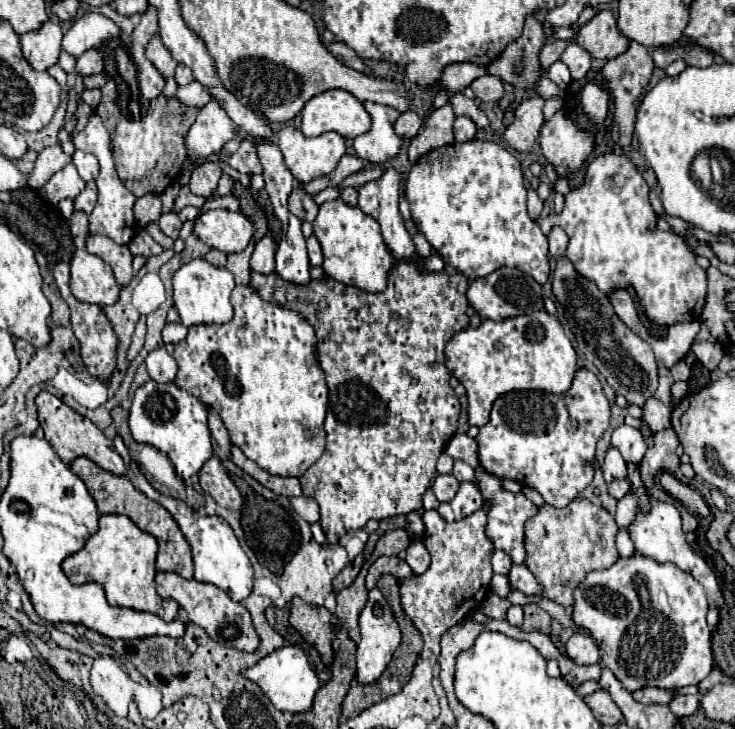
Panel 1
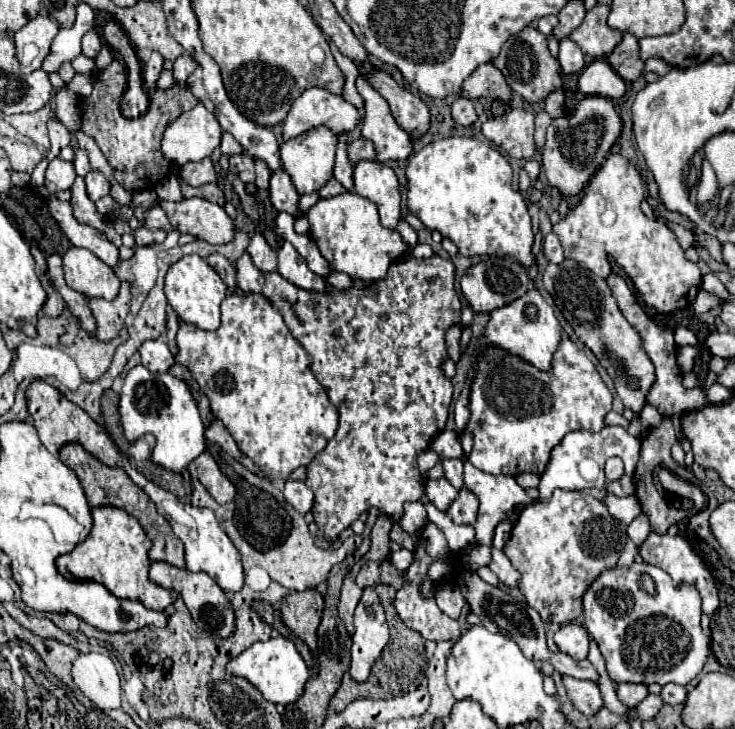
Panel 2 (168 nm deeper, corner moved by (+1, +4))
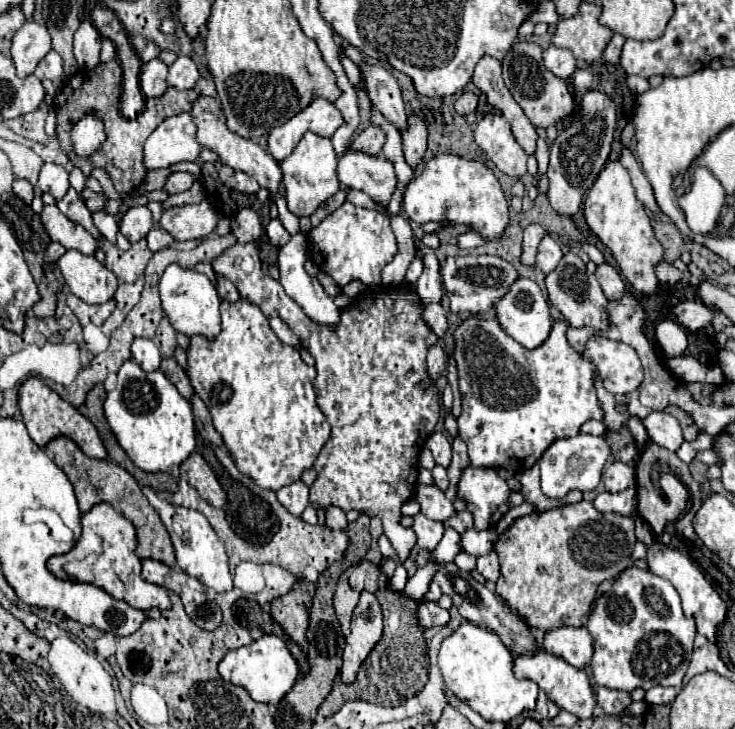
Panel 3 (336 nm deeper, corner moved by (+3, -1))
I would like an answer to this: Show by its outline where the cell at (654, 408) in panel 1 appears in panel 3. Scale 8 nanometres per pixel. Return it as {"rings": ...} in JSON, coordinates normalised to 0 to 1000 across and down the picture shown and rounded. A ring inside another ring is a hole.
{"rings":[[[903,564],[884,567],[876,575],[876,586],[879,586],[884,602],[893,610],[906,613],[912,619],[920,619],[928,610],[928,605],[931,605],[928,602],[928,588],[925,588],[922,578],[912,567],[903,567]]]}

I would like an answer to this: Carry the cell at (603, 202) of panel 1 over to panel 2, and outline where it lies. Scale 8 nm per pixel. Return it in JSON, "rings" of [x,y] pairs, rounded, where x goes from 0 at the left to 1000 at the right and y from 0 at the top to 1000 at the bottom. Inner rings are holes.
{"rings":[[[830,211],[803,244],[789,280],[754,307],[754,318],[765,329],[770,354],[784,357],[811,377],[816,362],[827,362],[827,354],[835,354],[863,387],[879,420],[903,431],[931,425],[944,414],[955,392],[952,368],[933,357],[917,318],[906,307],[876,296],[871,288],[876,266],[879,258],[865,228],[844,211]]]}

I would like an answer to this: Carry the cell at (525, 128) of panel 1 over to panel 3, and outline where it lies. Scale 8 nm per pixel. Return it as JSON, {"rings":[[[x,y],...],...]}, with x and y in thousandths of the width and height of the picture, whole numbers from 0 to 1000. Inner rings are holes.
{"rings":[[[680,155],[659,158],[648,171],[648,191],[650,202],[661,210],[664,218],[678,229],[678,235],[694,243],[713,243],[716,240],[716,210],[705,196],[699,196],[699,185],[688,163]]]}

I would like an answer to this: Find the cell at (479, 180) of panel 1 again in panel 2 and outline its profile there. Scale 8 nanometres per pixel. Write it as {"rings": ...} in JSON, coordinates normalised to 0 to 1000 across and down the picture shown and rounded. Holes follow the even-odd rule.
{"rings":[[[604,189],[585,195],[558,217],[552,244],[558,291],[574,302],[580,316],[596,316],[604,326],[612,326],[629,351],[645,354],[675,348],[697,354],[713,368],[724,368],[729,362],[729,354],[724,351],[727,318],[716,274],[697,258],[697,228],[675,200],[648,189]]]}

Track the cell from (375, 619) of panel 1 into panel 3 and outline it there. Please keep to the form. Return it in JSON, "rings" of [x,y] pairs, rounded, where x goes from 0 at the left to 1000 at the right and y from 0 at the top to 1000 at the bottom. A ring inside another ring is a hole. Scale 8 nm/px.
{"rings":[[[493,811],[479,844],[479,866],[468,885],[468,912],[463,929],[468,937],[482,937],[493,907],[520,874],[520,835],[509,813]]]}

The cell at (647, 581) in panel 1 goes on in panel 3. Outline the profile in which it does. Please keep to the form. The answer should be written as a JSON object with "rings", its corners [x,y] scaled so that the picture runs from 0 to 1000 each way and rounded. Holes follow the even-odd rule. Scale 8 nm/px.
{"rings":[[[854,778],[835,797],[830,811],[814,819],[797,863],[808,874],[803,915],[811,940],[846,948],[860,948],[865,942],[884,945],[890,940],[928,940],[941,898],[947,860],[944,852],[928,841],[925,816],[912,797],[887,783]]]}

